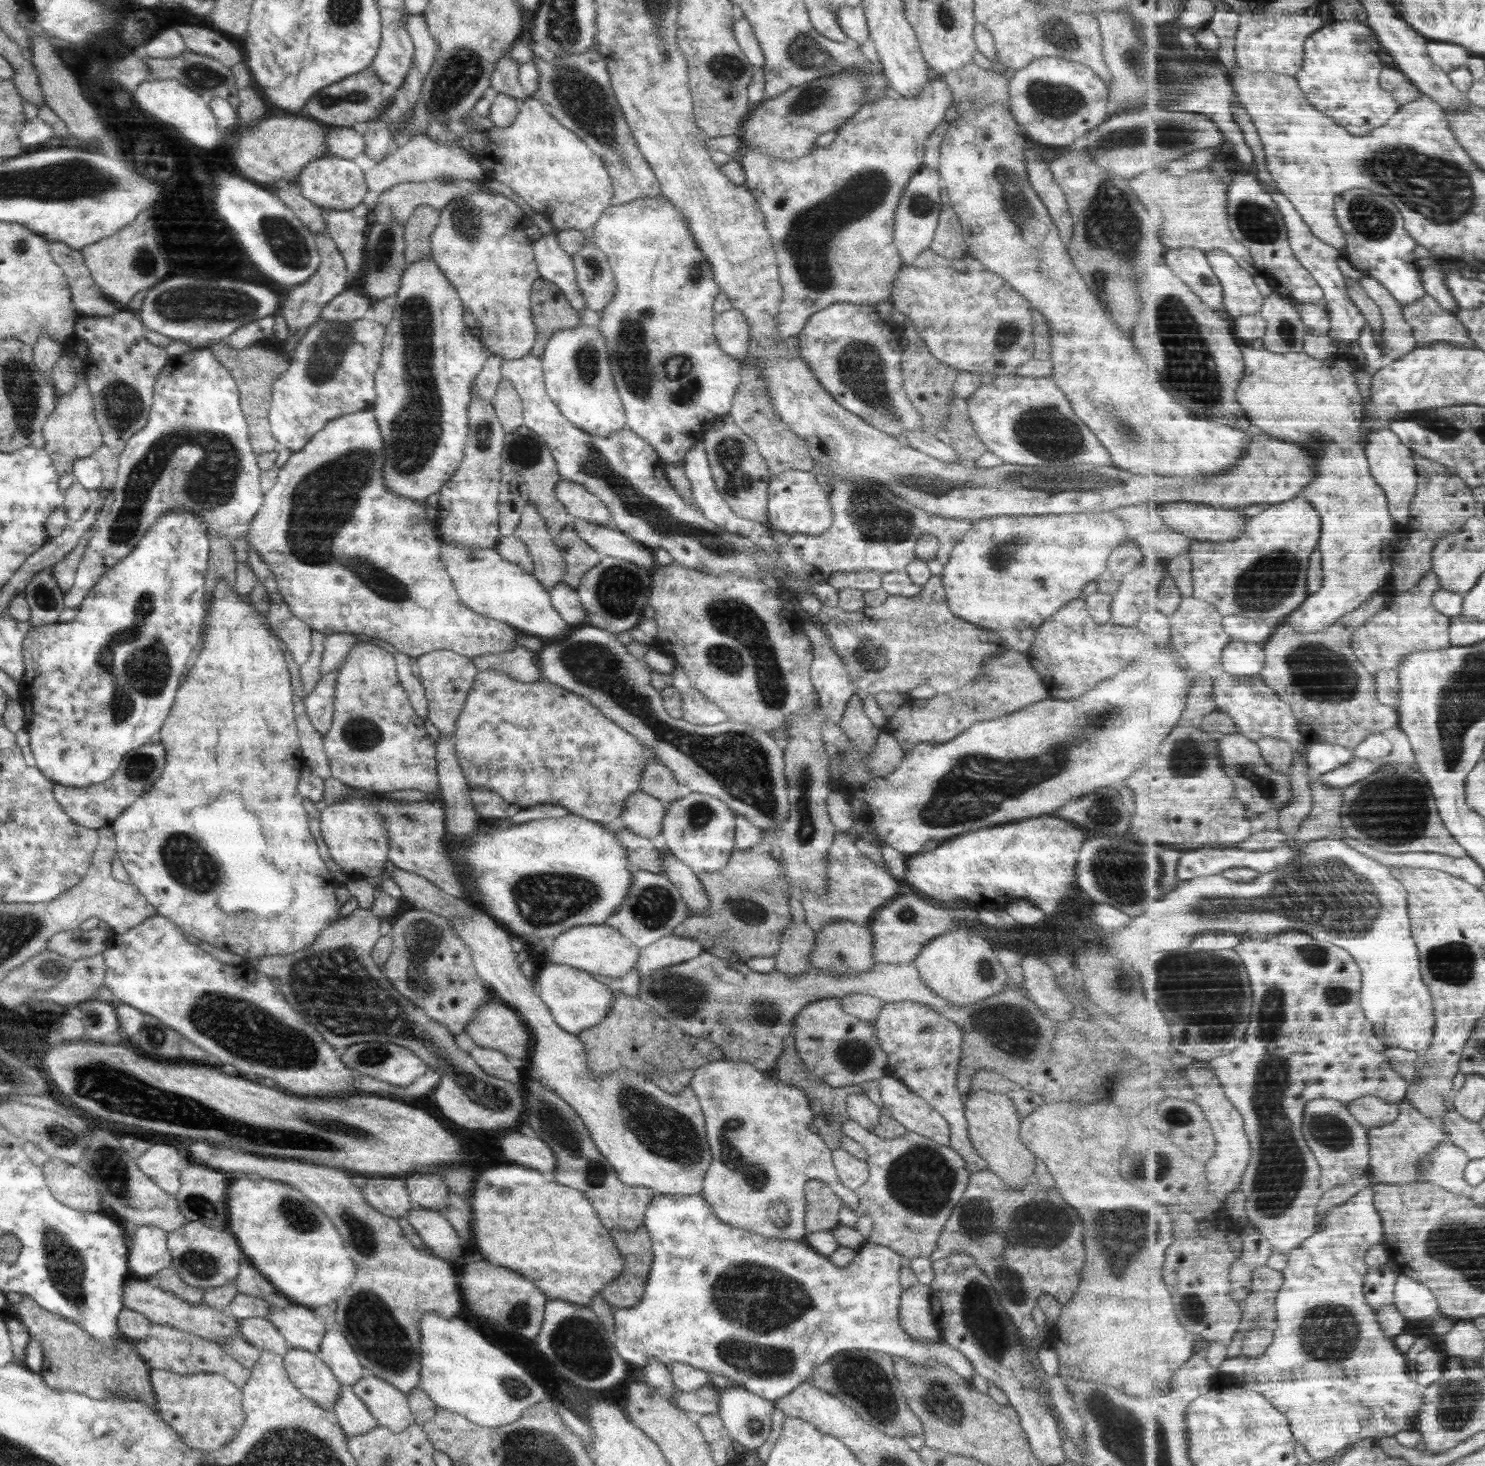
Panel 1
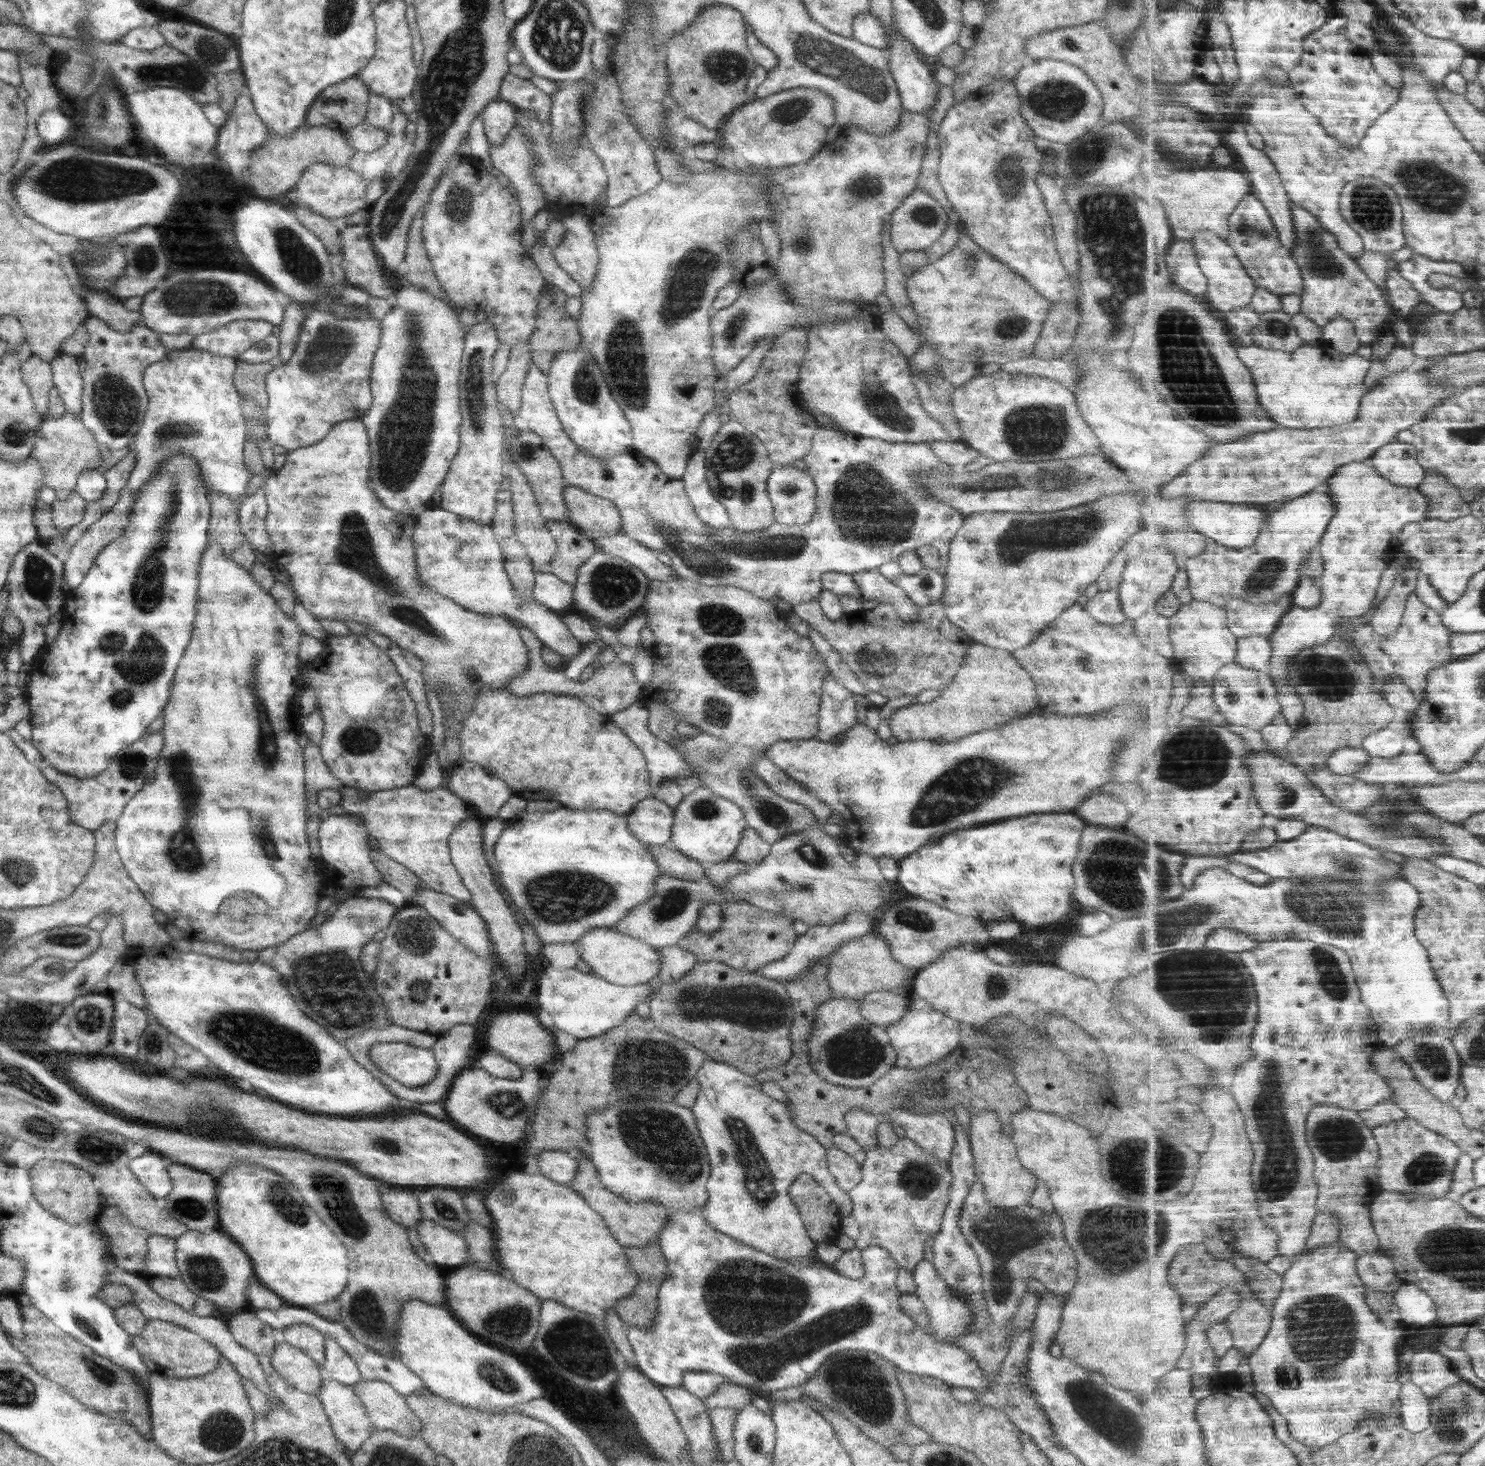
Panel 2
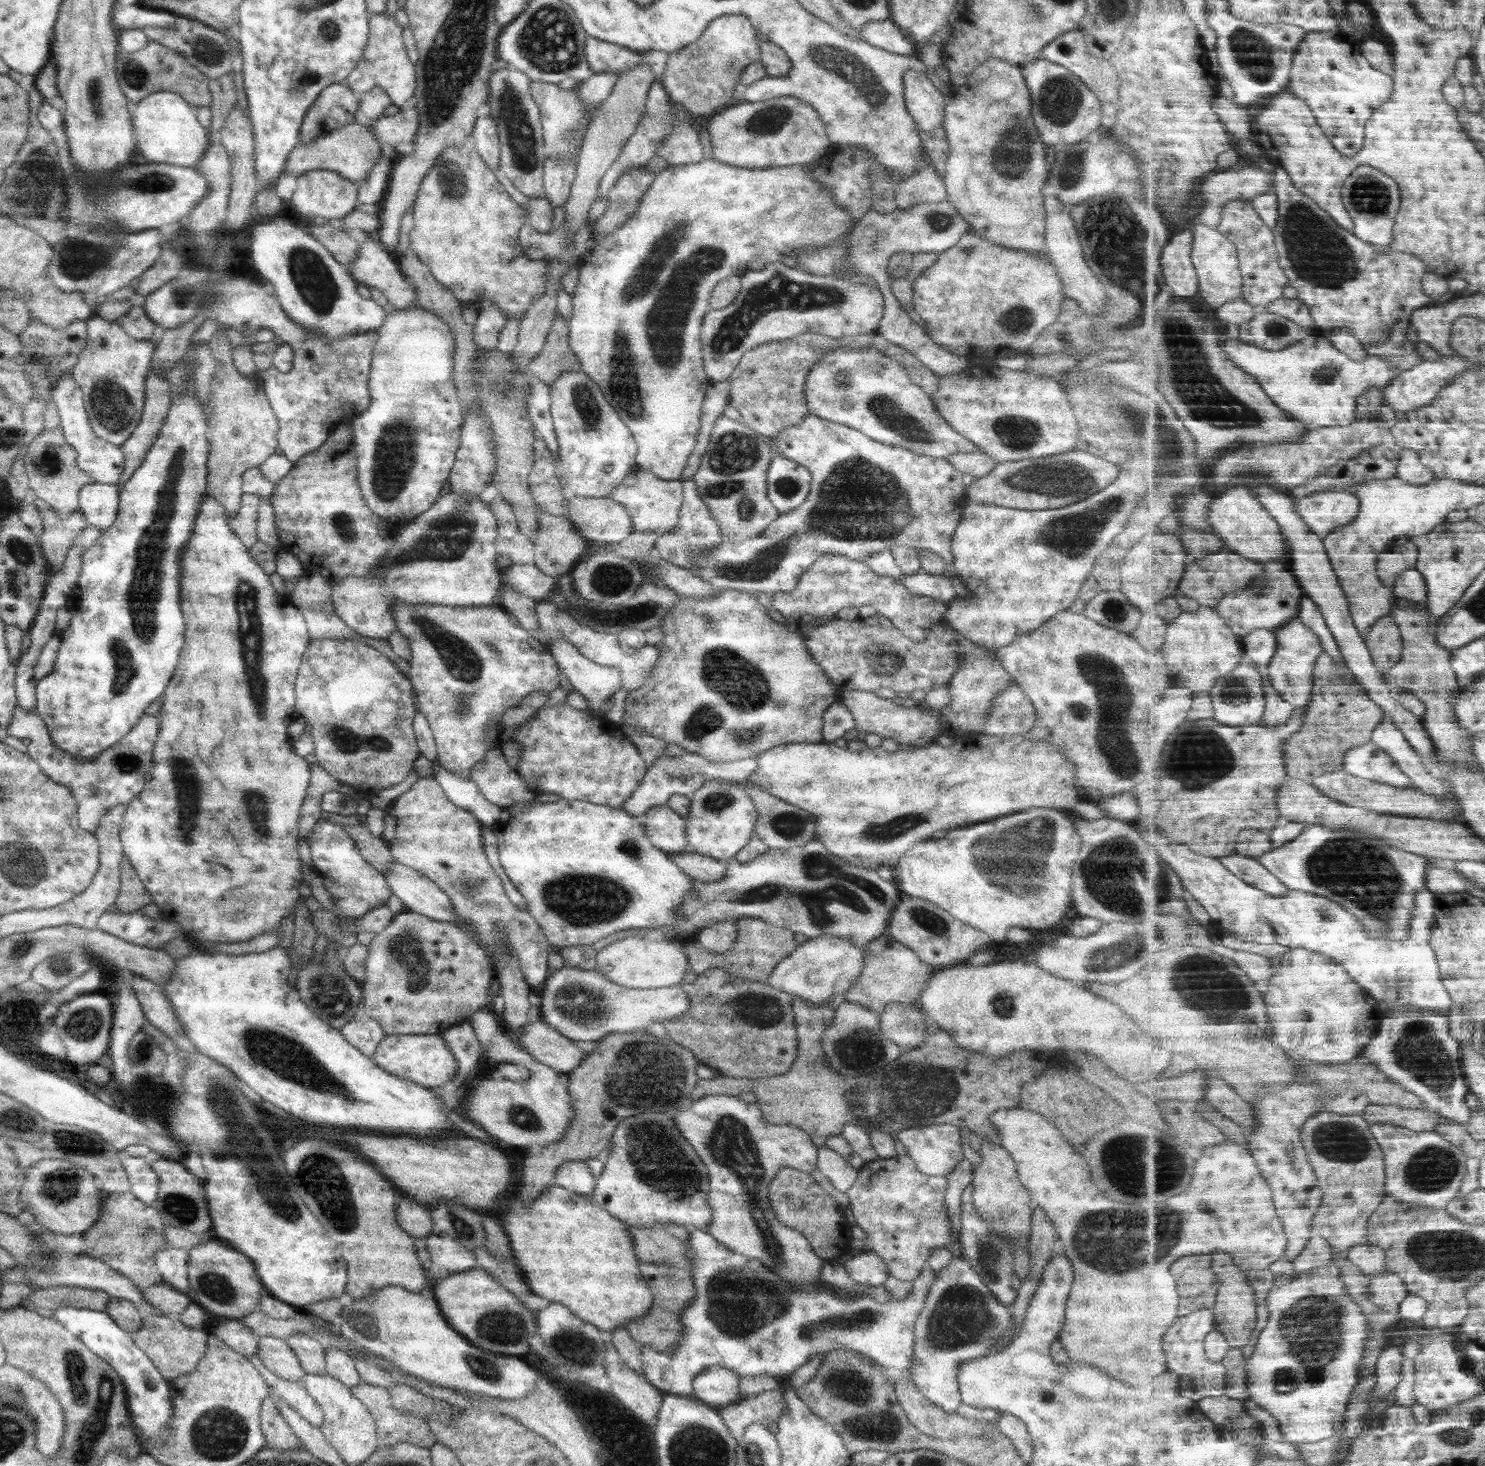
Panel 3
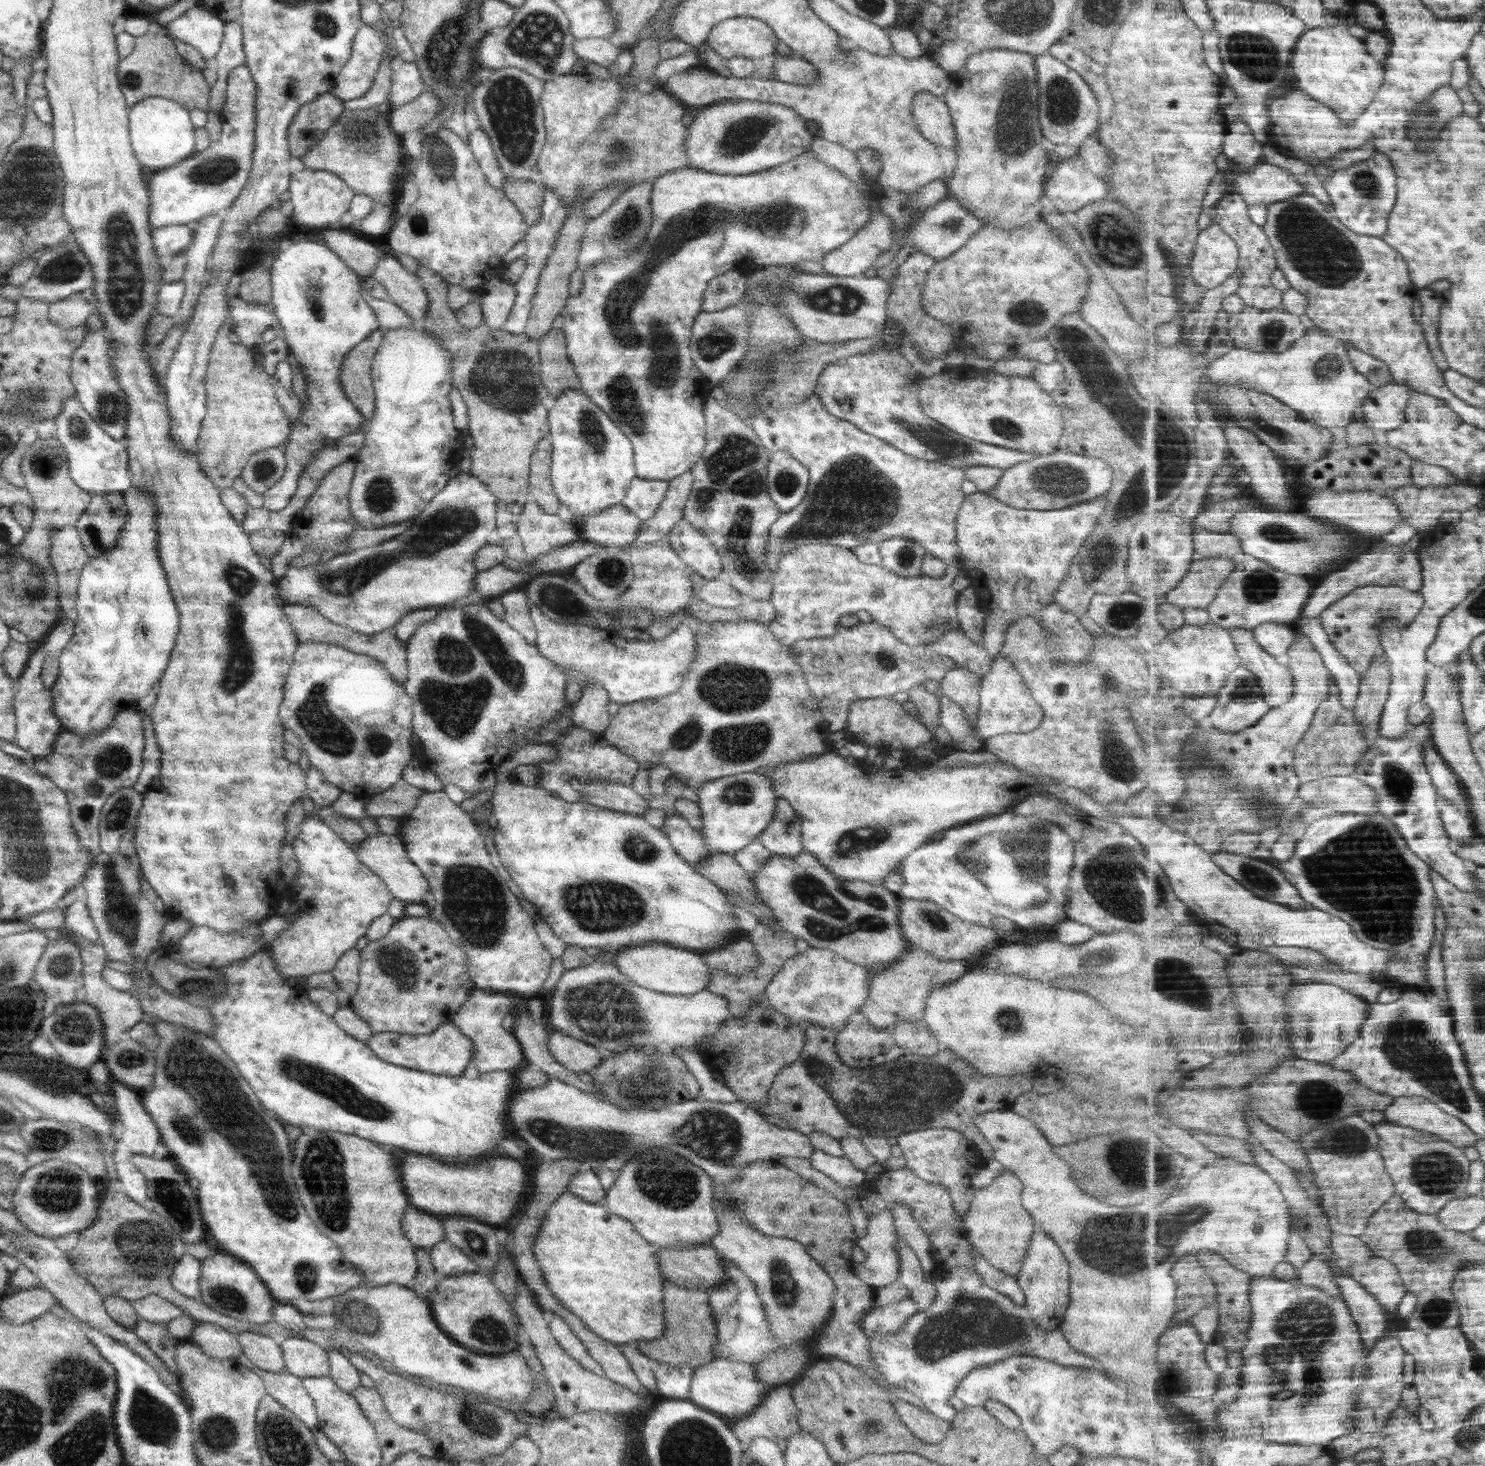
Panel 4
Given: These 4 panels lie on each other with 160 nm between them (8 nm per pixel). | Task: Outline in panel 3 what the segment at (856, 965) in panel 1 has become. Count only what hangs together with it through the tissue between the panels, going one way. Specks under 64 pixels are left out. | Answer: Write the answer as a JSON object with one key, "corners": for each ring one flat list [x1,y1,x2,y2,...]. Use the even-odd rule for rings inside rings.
{"corners":[[891,941,877,955,863,953,863,967,851,989,845,992,843,998,864,1005,868,1011,878,1016,884,1012,884,1007,890,1003,906,1003,916,1005,920,993,926,988,927,980,938,970,930,964,924,964,918,955,901,942]]}

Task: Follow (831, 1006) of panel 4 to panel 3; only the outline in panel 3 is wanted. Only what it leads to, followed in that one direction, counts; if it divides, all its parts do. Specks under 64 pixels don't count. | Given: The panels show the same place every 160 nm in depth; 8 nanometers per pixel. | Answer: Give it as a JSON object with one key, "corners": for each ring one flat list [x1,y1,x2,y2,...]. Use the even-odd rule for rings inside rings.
{"corners":[[822,935,798,944,774,967,769,974,769,982,775,989,792,997,803,998,810,1004,833,1001,834,997,838,997,842,1002,846,1000,843,996,853,987,862,967,863,953,852,941,832,935]]}

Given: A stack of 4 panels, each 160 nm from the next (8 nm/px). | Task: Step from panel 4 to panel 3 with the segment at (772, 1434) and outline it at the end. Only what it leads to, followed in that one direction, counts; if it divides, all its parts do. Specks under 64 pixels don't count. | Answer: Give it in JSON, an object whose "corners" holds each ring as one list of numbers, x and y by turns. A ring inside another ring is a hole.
{"corners":[[781,1389,761,1392,755,1397,745,1397,737,1403,717,1409,729,1433,739,1442,744,1429,752,1423,768,1426,785,1411,785,1400]]}

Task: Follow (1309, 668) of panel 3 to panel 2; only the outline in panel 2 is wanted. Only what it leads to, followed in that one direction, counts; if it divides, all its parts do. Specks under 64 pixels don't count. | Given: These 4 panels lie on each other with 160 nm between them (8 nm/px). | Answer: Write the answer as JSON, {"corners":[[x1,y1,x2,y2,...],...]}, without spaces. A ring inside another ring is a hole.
{"corners":[[1364,461,1340,467,1328,483,1327,493,1334,496,1333,500,1339,507,1320,547,1320,554,1324,554,1326,560,1326,572,1320,580,1324,602,1320,604,1320,608,1294,606,1291,612,1284,615,1271,639,1274,658,1268,673,1280,687,1280,700,1284,705,1286,718,1296,730,1302,725,1306,705,1290,685,1293,660,1305,648,1330,643,1335,638,1341,618,1360,618,1372,610,1382,576,1401,551,1394,540,1400,538,1404,527,1410,523,1428,519,1431,503,1430,494,1424,494,1421,488,1398,486,1382,476,1374,466,1364,464]]}

